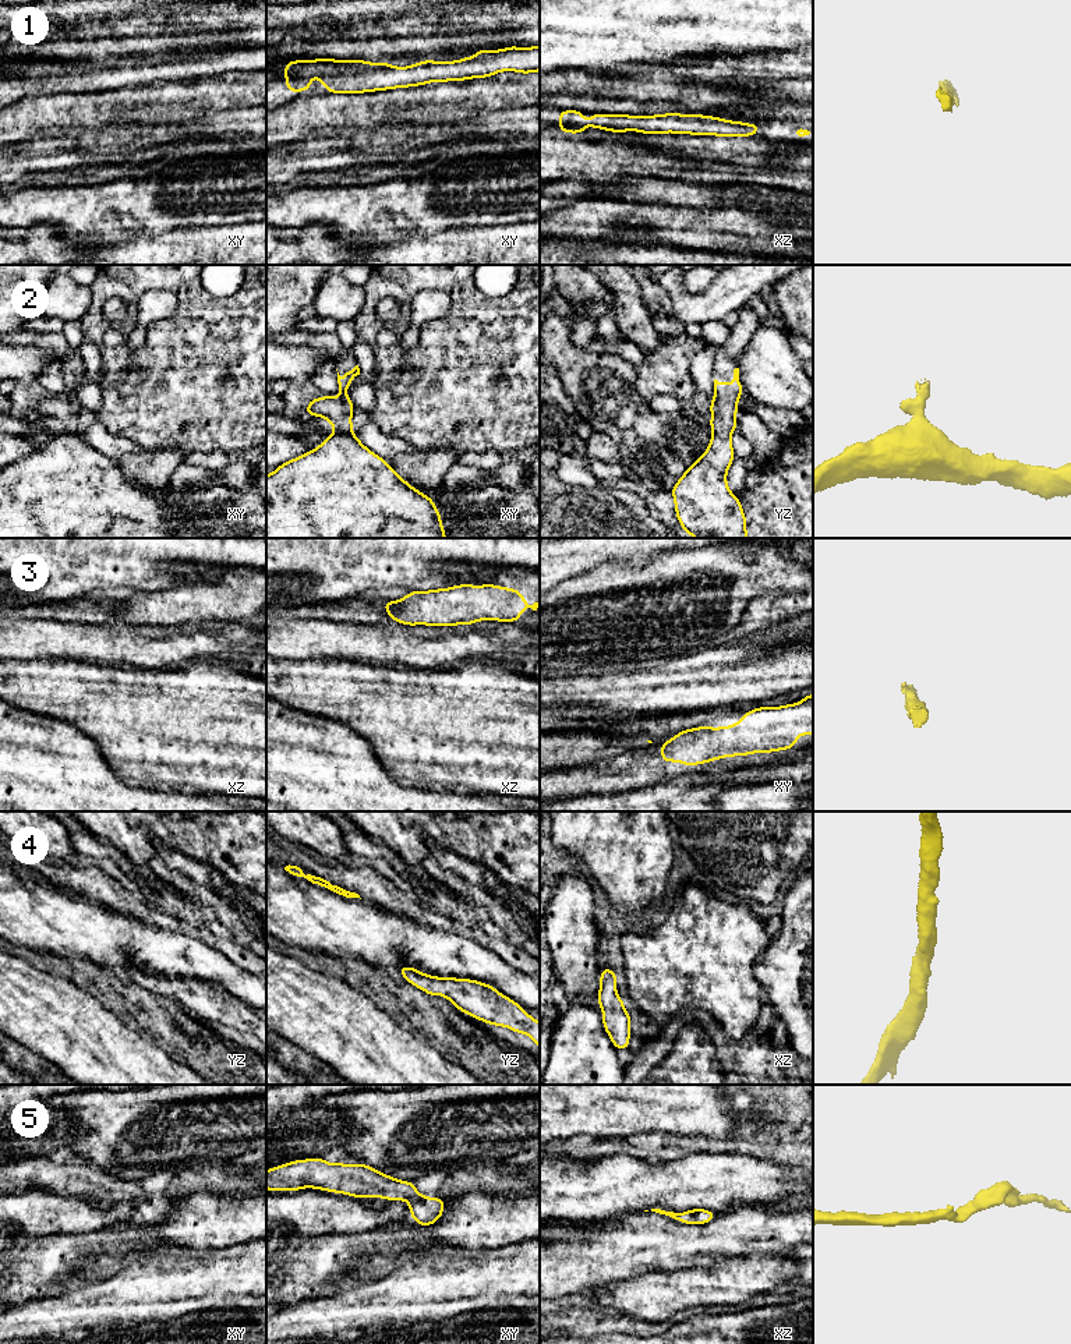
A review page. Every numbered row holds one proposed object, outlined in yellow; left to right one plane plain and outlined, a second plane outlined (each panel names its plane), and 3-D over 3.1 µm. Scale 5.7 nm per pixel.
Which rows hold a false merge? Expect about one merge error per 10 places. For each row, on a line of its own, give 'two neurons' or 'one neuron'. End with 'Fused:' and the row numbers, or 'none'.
1: one neuron
2: one neuron
3: one neuron
4: one neuron
5: one neuron
Fused: none

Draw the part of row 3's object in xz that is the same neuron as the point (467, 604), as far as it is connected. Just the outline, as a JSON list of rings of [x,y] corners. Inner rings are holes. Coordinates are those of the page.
[[[460,584],[448,588],[436,588],[430,591],[409,591],[404,598],[397,601],[386,601],[382,604],[390,620],[416,626],[470,626],[480,620],[498,620],[498,622],[519,622],[520,613],[526,608],[537,611],[538,602],[529,605],[524,595],[517,588],[506,588],[495,584]]]

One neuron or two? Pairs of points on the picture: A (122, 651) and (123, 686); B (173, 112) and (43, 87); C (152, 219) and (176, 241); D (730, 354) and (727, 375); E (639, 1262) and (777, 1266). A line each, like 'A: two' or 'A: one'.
A: two
B: two
C: two
D: one
E: two

